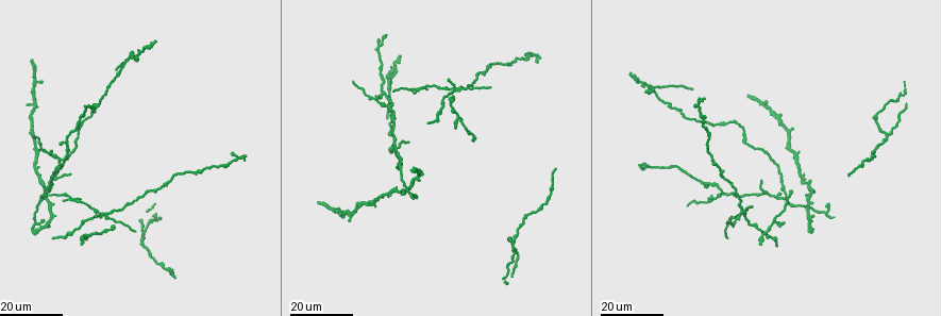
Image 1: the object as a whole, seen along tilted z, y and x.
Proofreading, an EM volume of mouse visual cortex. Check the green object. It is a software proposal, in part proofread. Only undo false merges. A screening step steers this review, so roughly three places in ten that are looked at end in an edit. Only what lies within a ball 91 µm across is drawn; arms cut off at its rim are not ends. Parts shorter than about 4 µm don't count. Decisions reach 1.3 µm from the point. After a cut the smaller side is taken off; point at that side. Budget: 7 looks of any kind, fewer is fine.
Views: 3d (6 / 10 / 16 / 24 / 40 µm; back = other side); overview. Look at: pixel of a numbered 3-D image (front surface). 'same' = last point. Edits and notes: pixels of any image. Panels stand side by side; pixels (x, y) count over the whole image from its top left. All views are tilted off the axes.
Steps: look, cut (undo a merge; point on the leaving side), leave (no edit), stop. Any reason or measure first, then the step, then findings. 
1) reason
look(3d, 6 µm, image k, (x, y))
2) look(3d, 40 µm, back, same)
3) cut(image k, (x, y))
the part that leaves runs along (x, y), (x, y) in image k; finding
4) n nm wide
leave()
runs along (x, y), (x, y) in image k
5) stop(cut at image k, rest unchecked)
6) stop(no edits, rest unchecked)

a fork
look(3d, 16 µm, image 1, (784, 195))

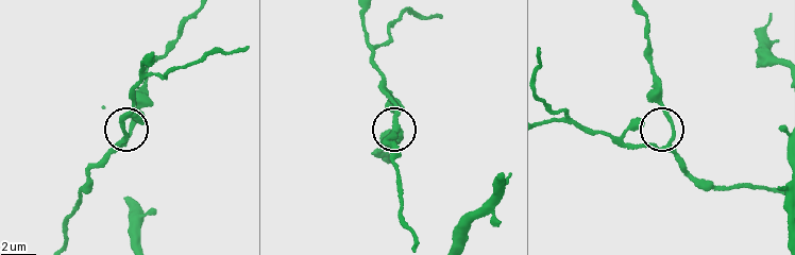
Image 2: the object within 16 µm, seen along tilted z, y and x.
look(3d, 6 µm, image 2, (670, 144))

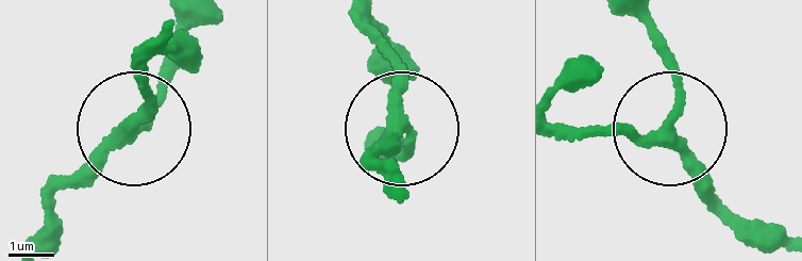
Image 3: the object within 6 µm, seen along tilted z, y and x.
240 nm wide
leave()
one neuron here

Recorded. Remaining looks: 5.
arms part here
look(3d, 16 µm, image 1, (397, 148))

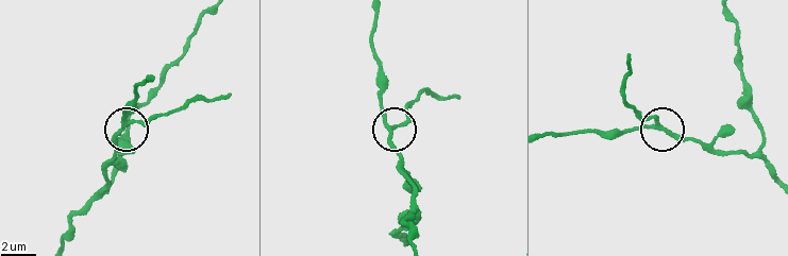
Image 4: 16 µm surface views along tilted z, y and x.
look(3d, 10 µm, image 4, (126, 120))

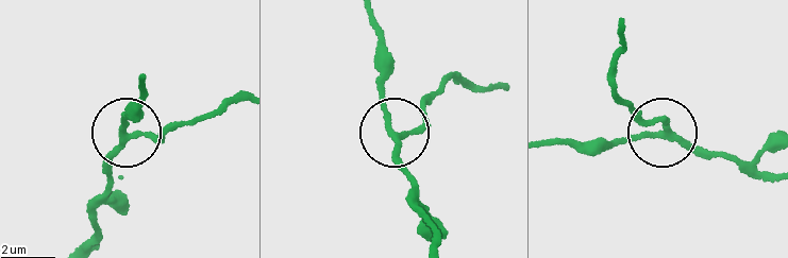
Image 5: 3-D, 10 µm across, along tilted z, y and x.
3 arms
leave()
one neuron here

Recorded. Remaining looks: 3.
calibre changes
look(3d, 24 µm, image 1, (713, 198))

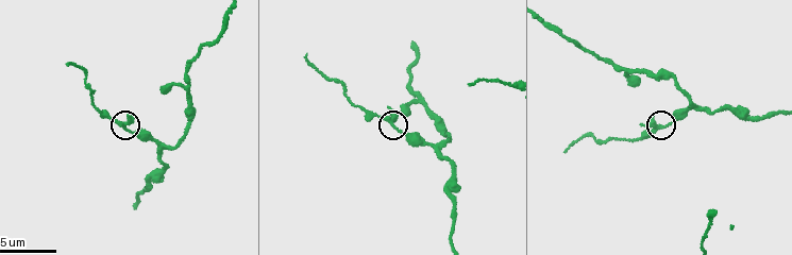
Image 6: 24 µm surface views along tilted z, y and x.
look(3d, 6 µm, image 6, (121, 124))

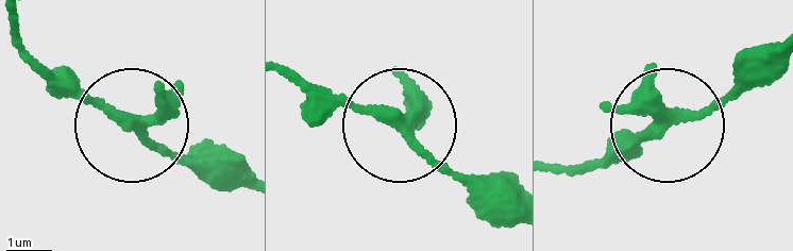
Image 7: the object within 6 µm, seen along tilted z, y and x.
3 arms
leave()
continuous, no second neuron

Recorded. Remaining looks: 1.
stop(no edits, rest unchecked)

